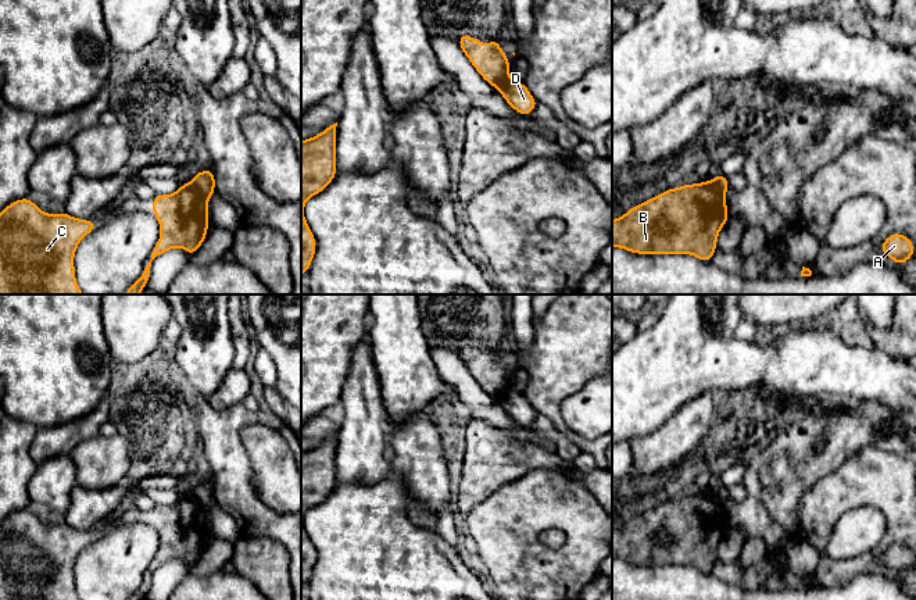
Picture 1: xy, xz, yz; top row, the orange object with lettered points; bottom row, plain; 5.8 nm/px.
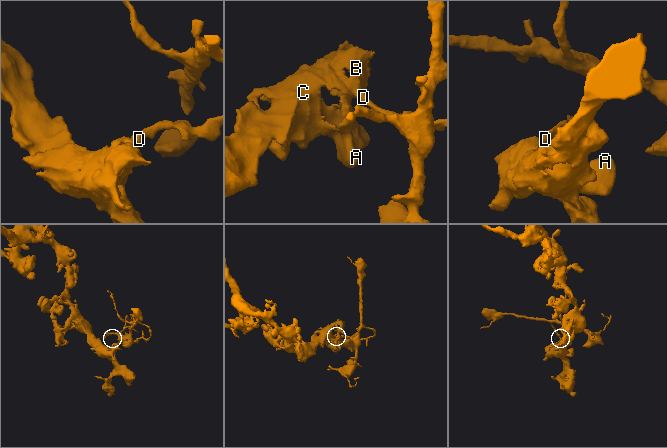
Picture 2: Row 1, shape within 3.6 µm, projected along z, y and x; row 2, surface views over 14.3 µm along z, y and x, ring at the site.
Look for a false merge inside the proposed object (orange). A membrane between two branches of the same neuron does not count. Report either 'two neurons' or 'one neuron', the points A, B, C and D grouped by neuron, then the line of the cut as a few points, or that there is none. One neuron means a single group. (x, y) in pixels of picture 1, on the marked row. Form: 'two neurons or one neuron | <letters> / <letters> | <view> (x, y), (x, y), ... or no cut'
two neurons | A B C / D | xy (190, 182), (207, 200)

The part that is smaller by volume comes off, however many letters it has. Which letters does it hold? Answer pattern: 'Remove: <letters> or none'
Remove: D

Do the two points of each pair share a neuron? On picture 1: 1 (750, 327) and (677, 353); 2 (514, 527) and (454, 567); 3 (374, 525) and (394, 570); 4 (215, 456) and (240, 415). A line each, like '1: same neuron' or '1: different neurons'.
1: different neurons
2: different neurons
3: same neuron
4: same neuron

